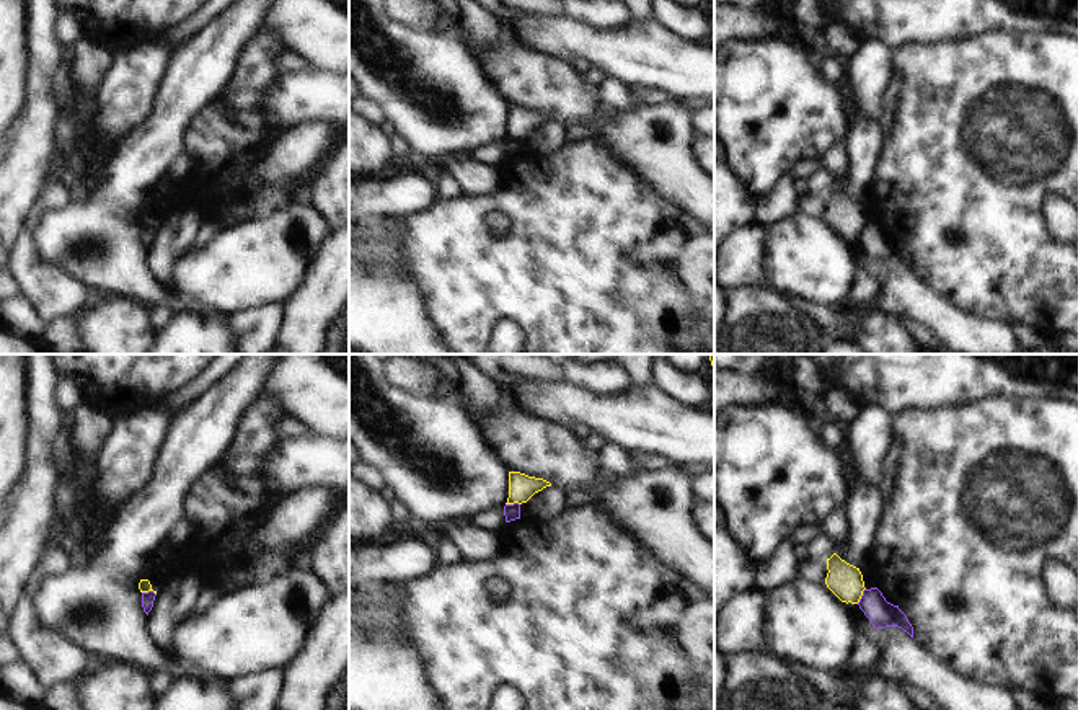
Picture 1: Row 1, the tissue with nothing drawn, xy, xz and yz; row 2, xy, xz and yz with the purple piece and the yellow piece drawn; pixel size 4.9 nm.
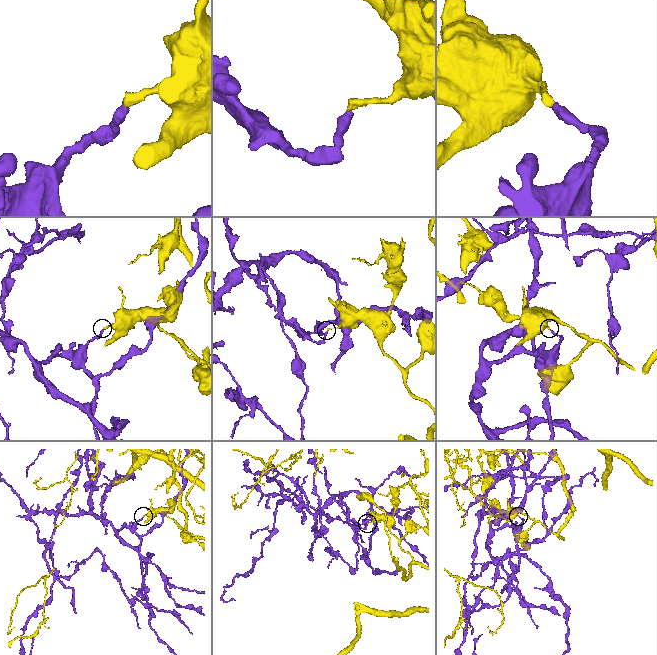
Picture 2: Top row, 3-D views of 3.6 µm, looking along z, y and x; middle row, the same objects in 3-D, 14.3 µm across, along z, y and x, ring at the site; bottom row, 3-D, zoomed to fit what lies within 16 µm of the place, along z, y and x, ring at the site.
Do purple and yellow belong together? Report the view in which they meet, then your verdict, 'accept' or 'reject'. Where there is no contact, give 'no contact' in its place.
contact in yz; reject

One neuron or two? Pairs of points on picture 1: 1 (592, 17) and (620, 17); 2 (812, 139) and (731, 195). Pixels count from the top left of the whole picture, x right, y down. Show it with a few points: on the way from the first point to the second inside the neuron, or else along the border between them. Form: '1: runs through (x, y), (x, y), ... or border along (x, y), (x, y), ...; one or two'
1: runs through (599, 17), (614, 17); one
2: border along (731, 167), (754, 198); two

